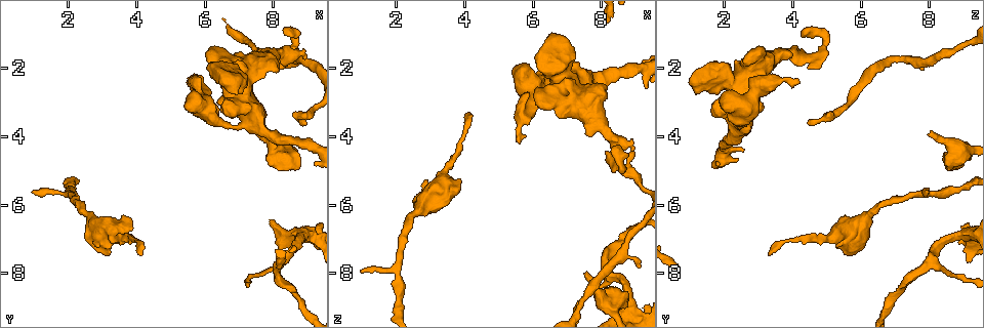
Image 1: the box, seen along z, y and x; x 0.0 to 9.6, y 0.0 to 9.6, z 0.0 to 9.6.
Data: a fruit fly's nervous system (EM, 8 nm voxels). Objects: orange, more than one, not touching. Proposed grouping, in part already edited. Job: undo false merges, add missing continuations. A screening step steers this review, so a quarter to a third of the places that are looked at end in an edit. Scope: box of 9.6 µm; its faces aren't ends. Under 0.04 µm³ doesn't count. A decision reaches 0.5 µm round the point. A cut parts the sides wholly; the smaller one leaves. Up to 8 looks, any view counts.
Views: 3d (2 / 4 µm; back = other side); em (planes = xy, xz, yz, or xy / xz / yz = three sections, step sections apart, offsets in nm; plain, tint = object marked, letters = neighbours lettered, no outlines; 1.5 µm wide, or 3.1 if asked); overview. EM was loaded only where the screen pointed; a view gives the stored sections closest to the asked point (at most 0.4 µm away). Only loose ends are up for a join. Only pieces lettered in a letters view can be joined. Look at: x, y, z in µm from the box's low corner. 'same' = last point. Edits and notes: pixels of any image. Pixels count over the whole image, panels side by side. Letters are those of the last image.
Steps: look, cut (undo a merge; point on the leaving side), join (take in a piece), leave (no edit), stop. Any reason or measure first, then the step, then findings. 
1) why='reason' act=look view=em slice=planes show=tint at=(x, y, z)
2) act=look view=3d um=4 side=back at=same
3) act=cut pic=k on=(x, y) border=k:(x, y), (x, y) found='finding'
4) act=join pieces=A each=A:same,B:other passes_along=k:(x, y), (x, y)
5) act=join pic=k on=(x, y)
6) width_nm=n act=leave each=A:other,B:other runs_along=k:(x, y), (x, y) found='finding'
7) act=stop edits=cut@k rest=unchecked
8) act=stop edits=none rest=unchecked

why='branch stops here' act=look view=3d um=2 at=(7.55, 3.85, 8.05)

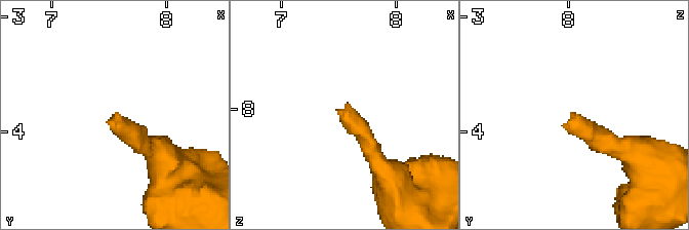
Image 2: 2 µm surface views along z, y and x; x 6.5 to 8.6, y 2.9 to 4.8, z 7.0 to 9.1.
why='now the EM' act=look view=em slice=yz step=8 show=letters at=(7.56, 3.82, 8.06)

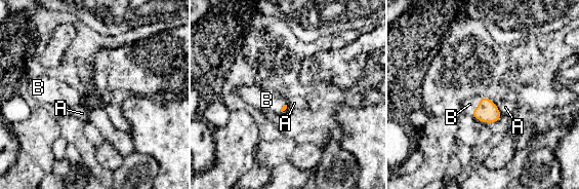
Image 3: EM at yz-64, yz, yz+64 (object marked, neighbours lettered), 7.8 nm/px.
why='another direction' act=look view=em slice=planes show=letters at=same

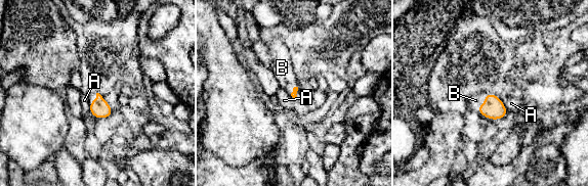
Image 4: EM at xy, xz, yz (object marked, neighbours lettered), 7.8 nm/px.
act=join pieces=B each=A:other,B:same passes_along=4:(493, 108), (485, 101), (475, 100) found='the cell continues'

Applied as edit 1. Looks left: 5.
why='branch stops here' act=look view=3d um=2 at=(5.60, 2.35, 4.20)

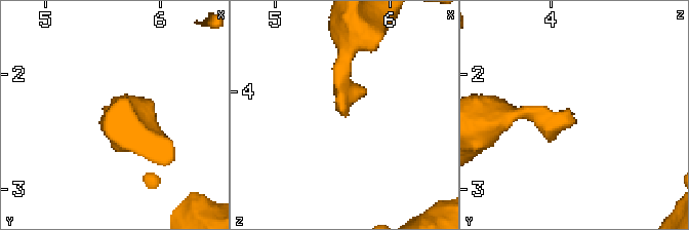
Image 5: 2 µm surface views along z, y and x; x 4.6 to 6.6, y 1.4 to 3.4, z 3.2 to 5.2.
act=look view=em slice=yz step=4 show=letters at=(5.58, 2.36, 4.20)

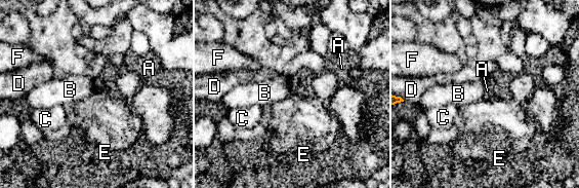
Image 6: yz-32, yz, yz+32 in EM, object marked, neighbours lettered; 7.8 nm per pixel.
act=look view=em slice=planes show=letters at=same

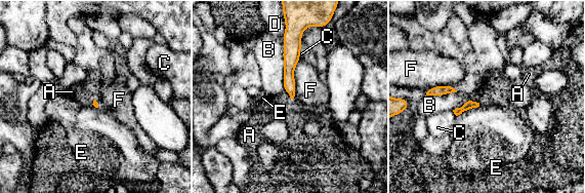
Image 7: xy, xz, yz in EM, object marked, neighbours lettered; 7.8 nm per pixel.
act=leave each=A:other,B:other,C:other,D:other,E:other,F:other border=7:(300, 58), (294, 70), (293, 98) found='none of them fits'

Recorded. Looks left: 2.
act=stop edits=join@4 rest=unchecked

